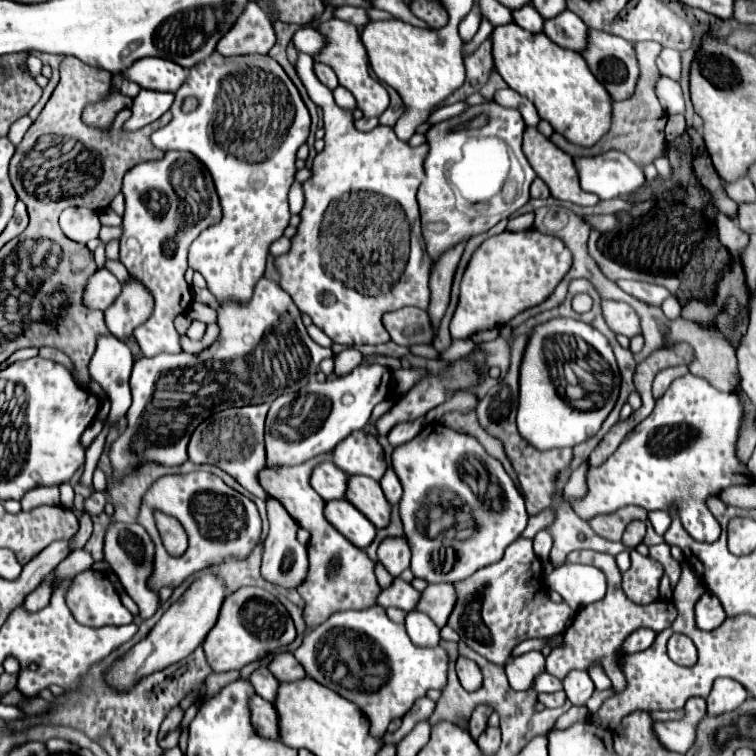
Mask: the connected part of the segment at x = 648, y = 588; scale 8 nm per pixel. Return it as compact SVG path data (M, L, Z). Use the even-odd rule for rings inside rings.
M636 549L630 551L630 569L622 573L622 589L632 603L646 605L658 599L662 565L652 557L642 557Z

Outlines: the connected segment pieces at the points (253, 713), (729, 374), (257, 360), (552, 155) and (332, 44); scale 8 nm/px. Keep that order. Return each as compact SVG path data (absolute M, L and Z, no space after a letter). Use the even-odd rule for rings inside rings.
M258 695L250 697L250 717L258 735L278 739L278 715L270 701L264 701Z
M594 273L592 285L596 287L596 291L598 291L598 295L602 299L618 299L618 301L626 301L628 305L634 307L634 311L638 313L640 323L642 323L640 327L642 327L642 335L644 335L644 347L642 347L644 357L648 357L658 345L672 345L672 343L678 343L678 341L690 343L692 349L696 351L696 359L690 363L690 373L696 375L696 377L702 377L702 379L710 381L710 385L714 385L718 391L736 391L736 387L740 385L738 365L736 365L736 353L734 353L734 347L724 339L724 335L714 325L694 323L694 321L688 321L684 317L668 319L662 313L660 307L652 307L652 305L646 305L646 303L638 301L636 297L630 297L616 283L612 283L610 279L606 279L602 273Z
M260 279L254 297L244 303L222 303L218 307L218 339L198 355L186 353L158 353L156 357L140 357L134 363L130 389L132 389L132 405L126 413L126 429L112 441L108 449L108 459L112 465L112 477L120 485L126 477L132 477L144 463L158 463L158 465L182 465L188 459L186 447L192 431L210 415L228 409L228 407L244 407L244 405L258 405L258 403L272 403L276 397L286 393L298 393L304 389L308 381L318 373L318 365L322 359L332 357L332 351L320 347L310 339L306 327L300 319L300 309L294 305L290 295L282 291L276 281Z
M526 127L524 131L524 145L522 145L522 151L528 159L528 163L536 169L536 175L548 185L552 197L556 199L562 199L562 201L572 201L576 205L596 205L600 199L592 193L586 193L580 189L580 183L578 183L578 173L574 169L574 163L572 163L572 157L568 153L562 153L562 149L558 149L550 139L546 139L536 127L530 129Z
M328 19L324 23L318 25L318 33L324 37L324 47L320 49L320 53L316 53L312 59L318 61L318 63L324 63L328 67L334 69L338 81L342 87L346 87L354 99L356 99L356 107L364 113L366 119L370 117L380 117L390 99L388 99L388 91L384 89L384 85L370 75L370 69L368 69L368 57L366 57L366 49L360 41L360 33L354 25L346 23L346 21L340 21L340 19Z

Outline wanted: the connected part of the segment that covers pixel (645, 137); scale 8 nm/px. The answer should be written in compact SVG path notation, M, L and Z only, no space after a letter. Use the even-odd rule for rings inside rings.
M654 41L634 43L638 65L640 65L640 77L636 91L626 101L614 101L612 103L612 147L626 153L634 163L646 165L652 163L654 157L666 157L666 141L664 141L664 125L666 125L666 113L658 103L658 97L654 93L656 79L660 77L660 71L656 67L656 57L660 55L662 45Z

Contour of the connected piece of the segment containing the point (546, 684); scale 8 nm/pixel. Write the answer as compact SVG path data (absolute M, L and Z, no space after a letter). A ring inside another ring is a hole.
M542 673L534 681L534 689L538 693L556 693L556 691L562 691L562 681L552 677L550 673Z

